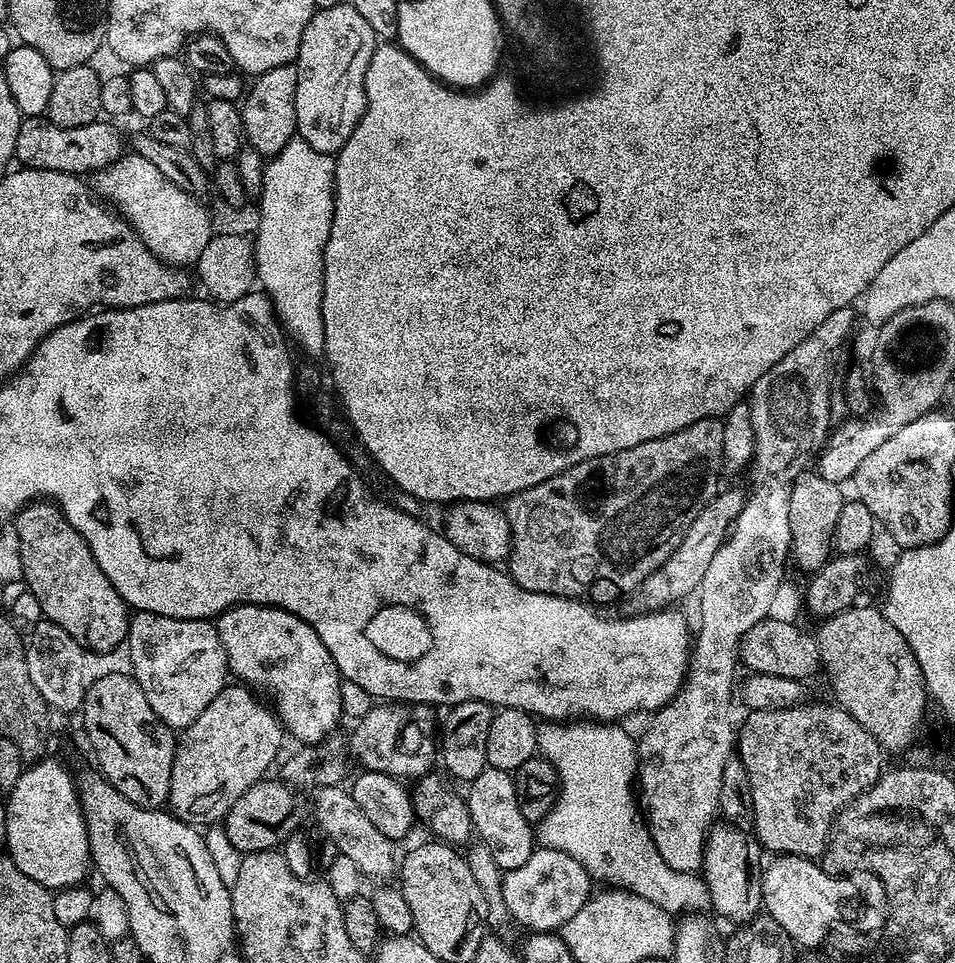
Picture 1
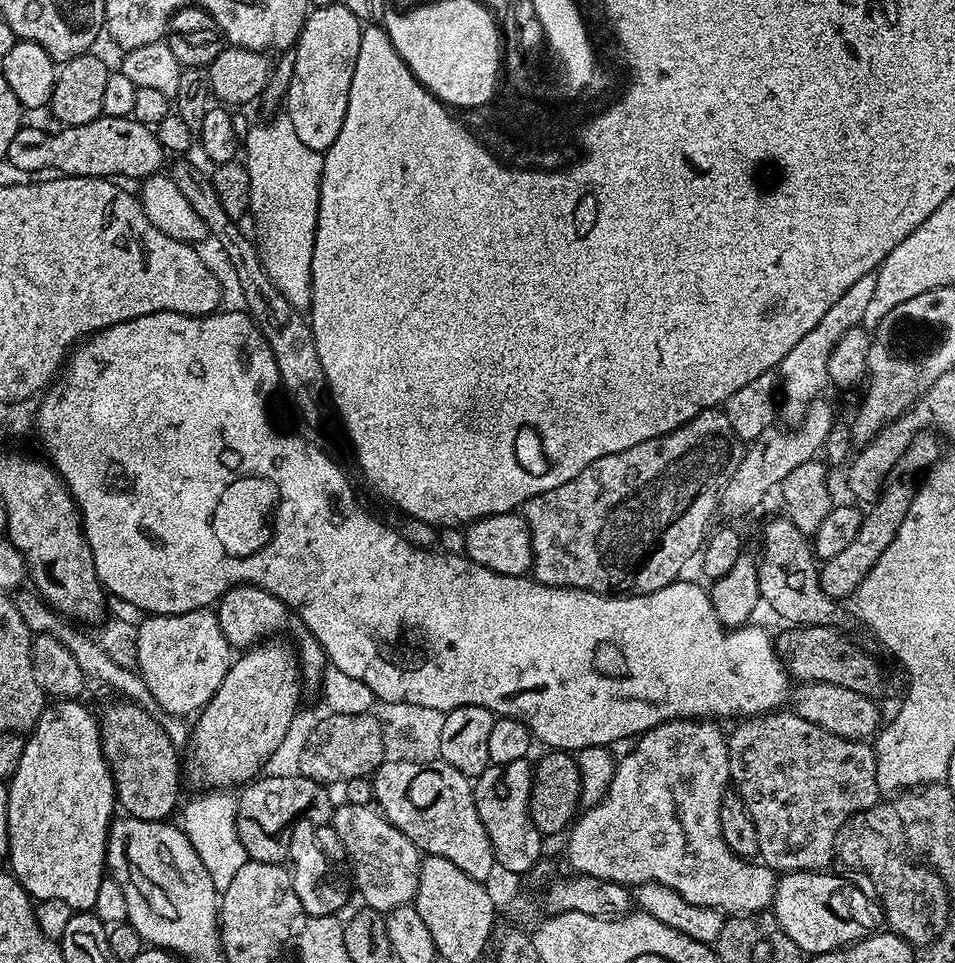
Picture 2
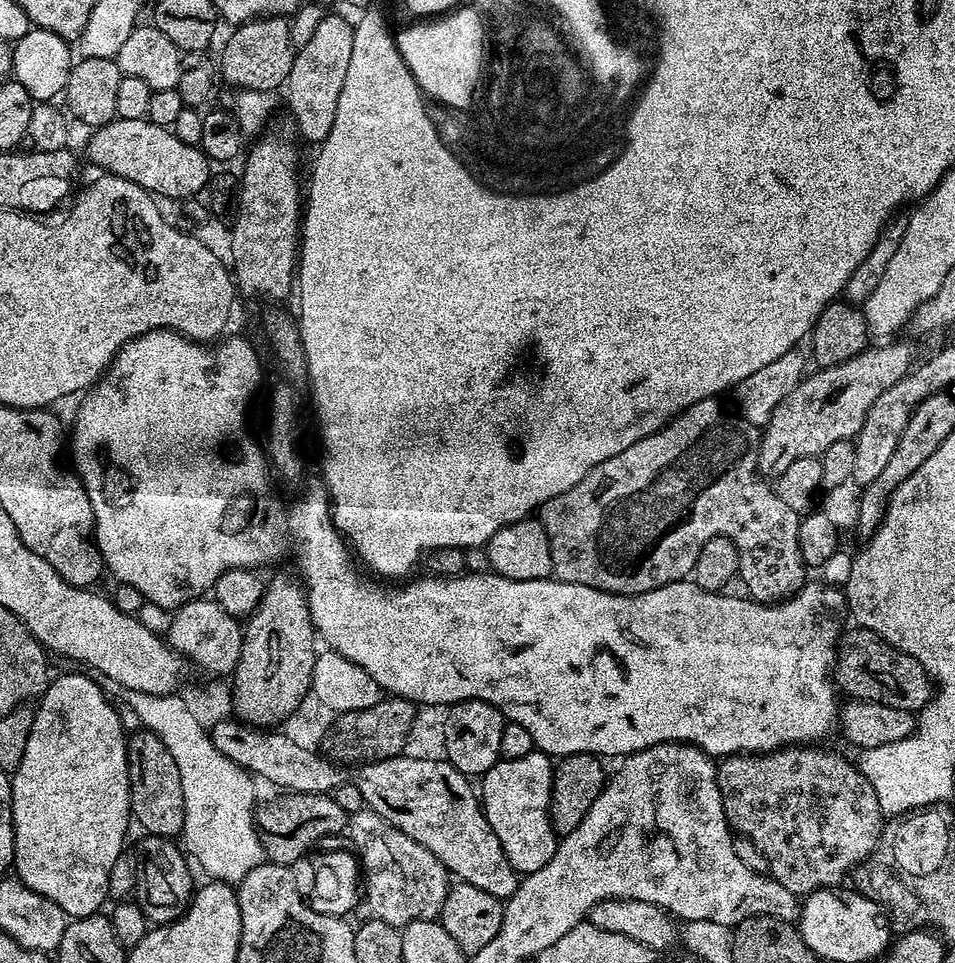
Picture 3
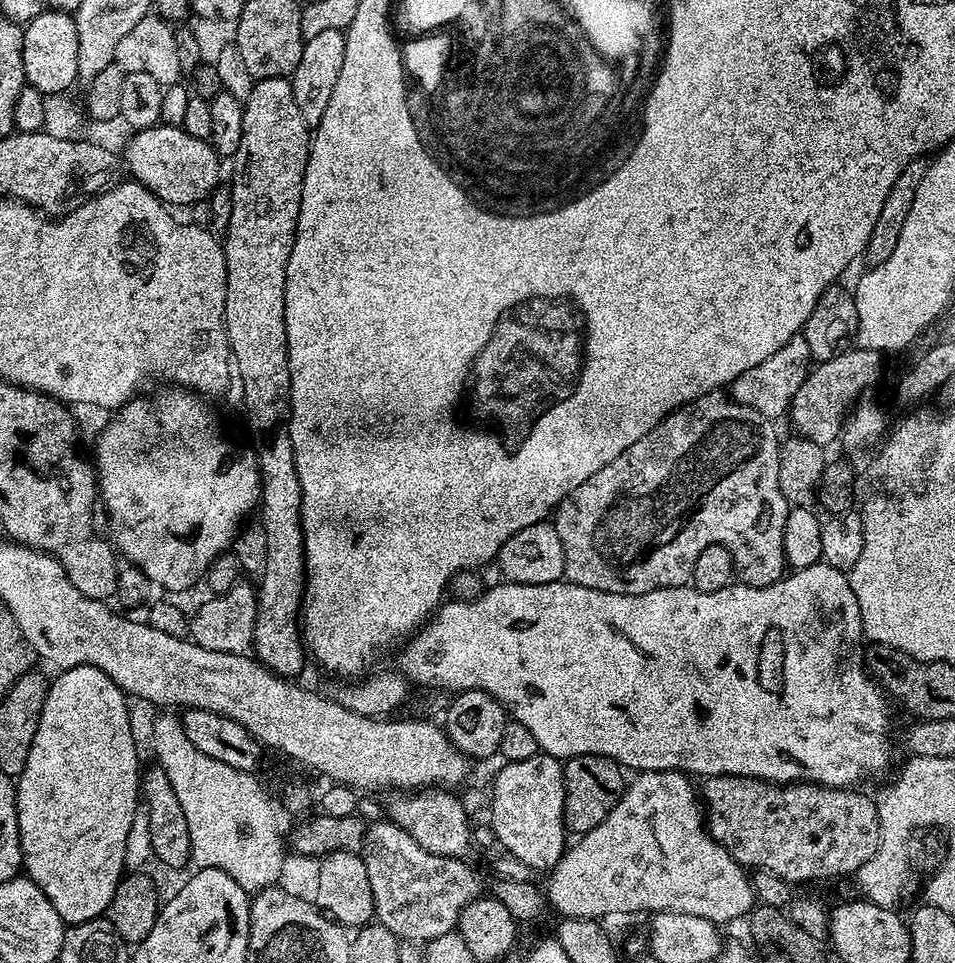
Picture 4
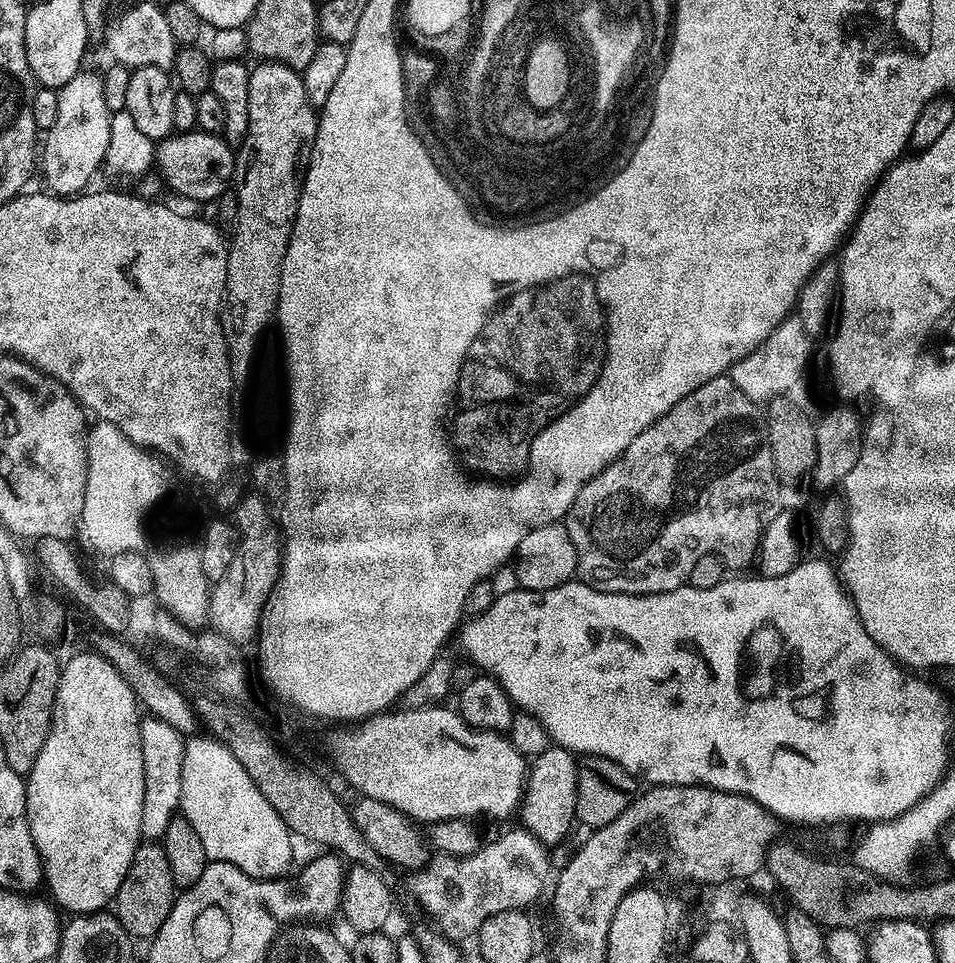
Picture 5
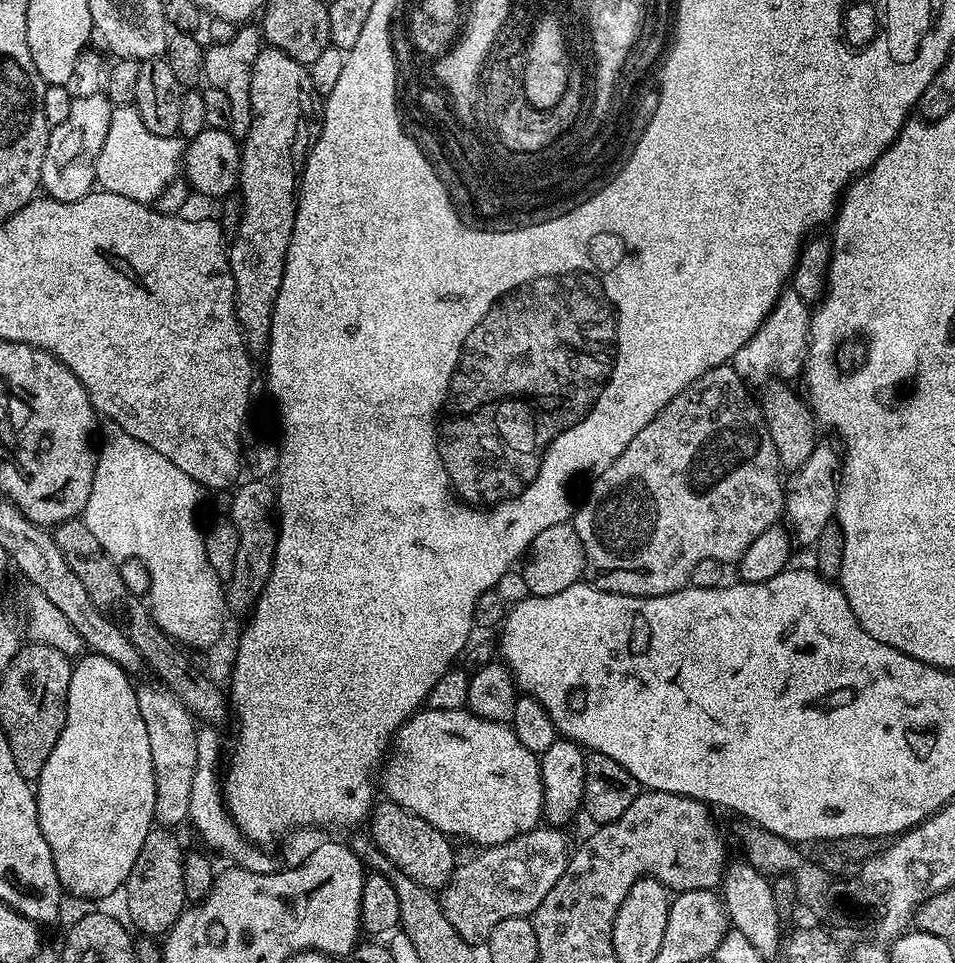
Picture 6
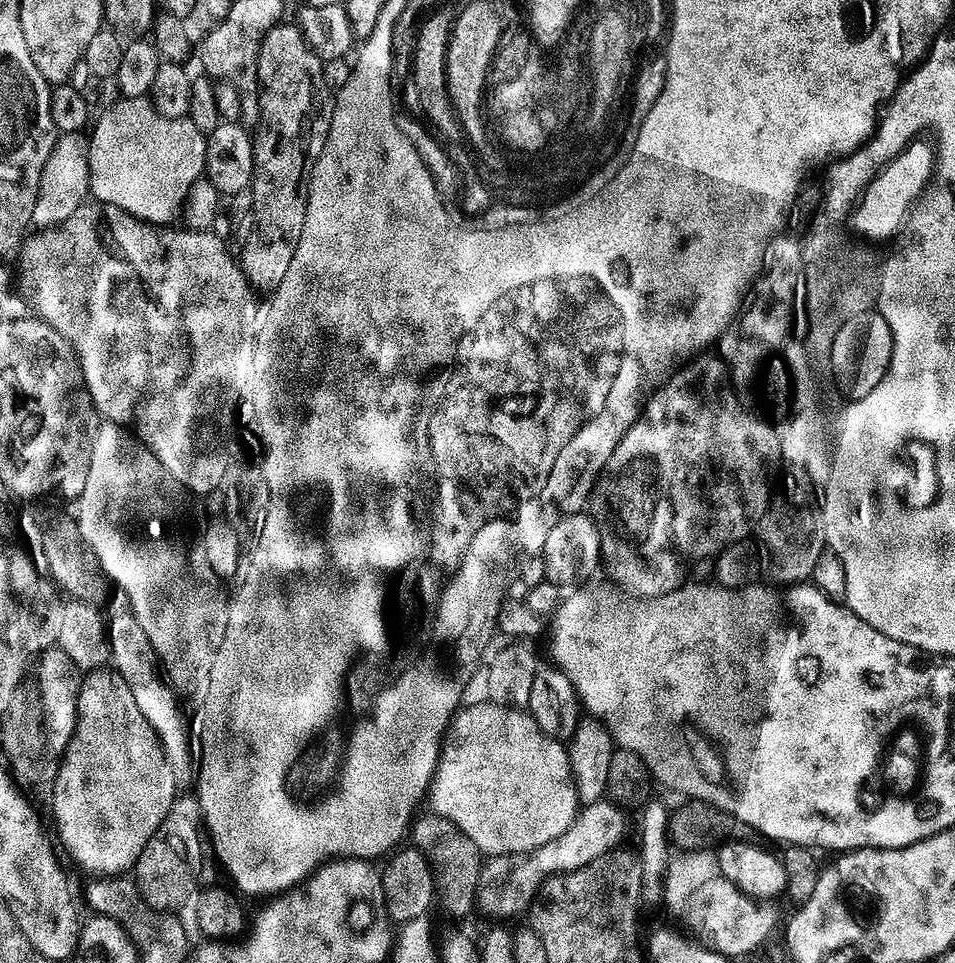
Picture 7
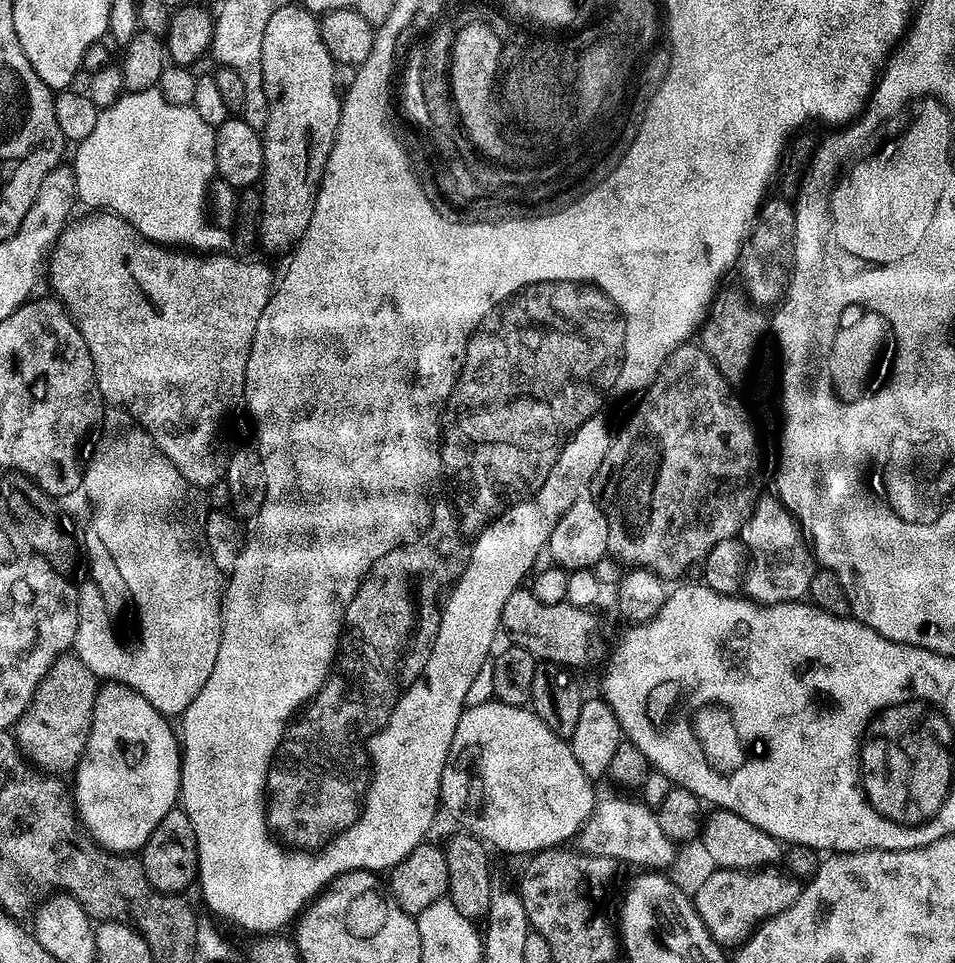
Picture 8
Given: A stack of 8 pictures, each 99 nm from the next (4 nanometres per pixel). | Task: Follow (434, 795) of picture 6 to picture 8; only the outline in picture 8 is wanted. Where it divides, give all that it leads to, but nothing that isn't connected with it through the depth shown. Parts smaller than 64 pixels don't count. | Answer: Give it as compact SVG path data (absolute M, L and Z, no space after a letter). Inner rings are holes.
M493 698L482 702L482 706L465 707L464 713L458 718L458 726L452 743L452 755L448 765L442 770L440 803L443 811L448 811L461 824L459 827L465 833L473 834L477 839L487 842L492 848L494 846L500 852L528 852L527 854L535 854L549 848L567 845L567 840L571 836L573 839L579 833L585 822L588 821L589 816L596 811L598 793L592 788L595 788L593 781L589 780L587 774L582 770L582 766L578 766L578 758L574 758L572 745L565 737L554 734L550 730L550 726L546 726L546 722L542 722L542 718L538 718L538 714L533 712L531 707L518 704L503 704L501 700Z

